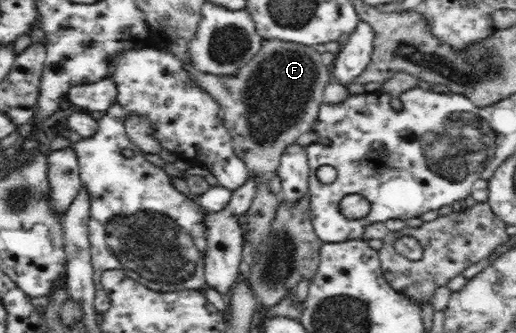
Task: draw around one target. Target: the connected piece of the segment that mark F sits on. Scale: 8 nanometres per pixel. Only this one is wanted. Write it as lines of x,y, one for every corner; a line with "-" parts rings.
261,41
260,51
246,65
238,68
233,76
226,78
218,75
200,74
200,70
196,69
192,63
183,63
184,69
190,72
199,83
202,83
202,88
210,96
215,99
215,102
222,107
227,125
230,132
232,144
235,150
235,155
246,163
251,175
259,176
257,181
259,184
256,188
254,199
248,213
250,238
256,244
256,254
262,253
263,239
267,236
270,223
274,219
276,207
280,201
279,195
272,194
268,188
268,183
272,181
272,175
277,173
282,155
289,146
296,143
297,139
313,129
314,121
316,121
321,111
321,105
324,101
324,92
326,87
331,83
330,70
325,68
321,63
320,54
313,46
298,47
299,43
282,42
282,41

